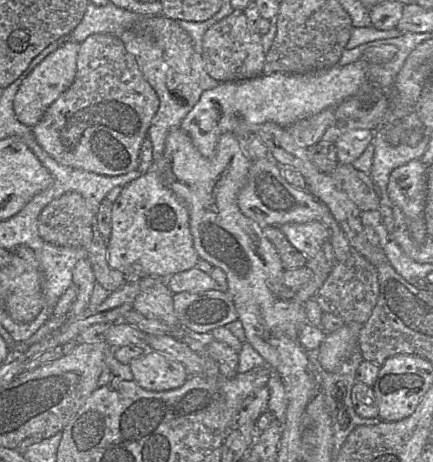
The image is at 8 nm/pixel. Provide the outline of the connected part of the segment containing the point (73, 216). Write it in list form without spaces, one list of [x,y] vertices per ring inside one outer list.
[[[68,192],[50,202],[38,218],[38,233],[50,244],[63,247],[80,247],[86,252],[96,282],[109,292],[116,291],[126,284],[128,278],[119,270],[111,268],[107,261],[107,241],[100,235],[96,226],[95,212],[90,210],[86,200],[77,192]]]

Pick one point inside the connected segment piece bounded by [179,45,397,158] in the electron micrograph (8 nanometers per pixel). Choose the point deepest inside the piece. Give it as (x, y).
(284, 99)

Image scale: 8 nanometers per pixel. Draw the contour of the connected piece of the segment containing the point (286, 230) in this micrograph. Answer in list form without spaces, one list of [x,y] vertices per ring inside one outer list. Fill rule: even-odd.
[[[320,220],[305,223],[286,223],[281,225],[280,229],[292,246],[304,254],[308,260],[313,259],[321,250],[323,243],[330,238],[330,230]]]

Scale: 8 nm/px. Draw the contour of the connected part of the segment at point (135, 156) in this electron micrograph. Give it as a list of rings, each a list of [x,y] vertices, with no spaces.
[[[93,34],[80,43],[80,49],[77,55],[77,71],[73,83],[47,108],[40,121],[32,127],[32,132],[43,150],[62,165],[83,169],[101,175],[123,175],[138,169],[140,165],[141,147],[144,140],[147,138],[149,127],[158,107],[159,98],[156,91],[144,78],[135,58],[127,52],[122,40],[111,34]]]

